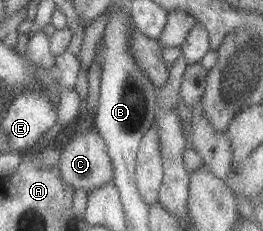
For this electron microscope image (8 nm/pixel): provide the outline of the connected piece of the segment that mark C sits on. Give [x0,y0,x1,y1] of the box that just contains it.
[55,130,113,192]

